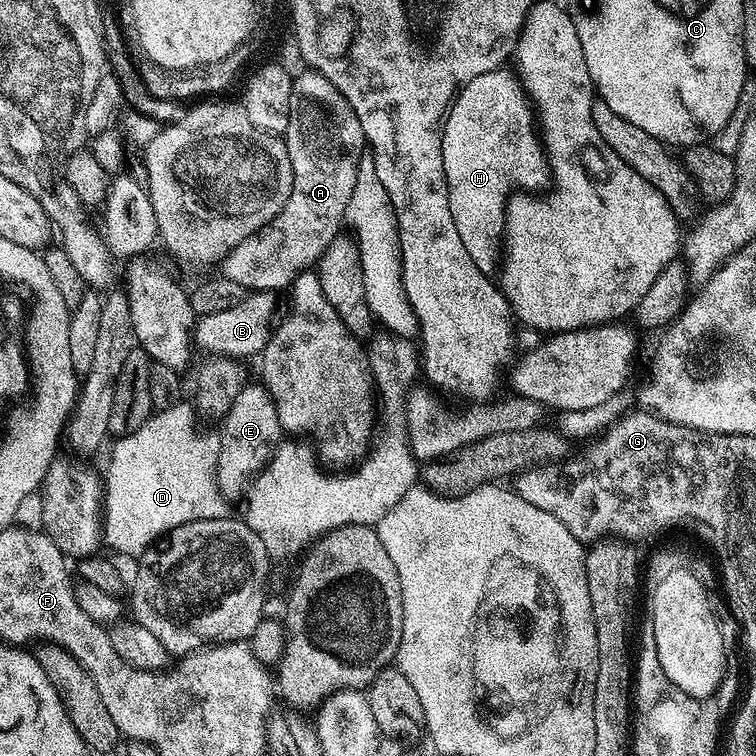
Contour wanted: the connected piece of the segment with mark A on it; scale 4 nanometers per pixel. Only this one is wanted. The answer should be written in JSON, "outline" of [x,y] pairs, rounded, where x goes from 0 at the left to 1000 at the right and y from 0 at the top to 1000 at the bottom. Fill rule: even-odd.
{"outline":[[[401,93],[402,95],[392,95],[386,107],[386,123],[384,124],[384,161],[378,167],[378,172],[373,176],[373,184],[378,198],[384,204],[384,220],[386,221],[386,250],[384,251],[384,262],[378,262],[378,267],[373,272],[373,278],[368,278],[368,283],[358,294],[344,303],[339,311],[325,315],[310,328],[307,335],[294,347],[294,364],[304,368],[310,373],[315,373],[315,378],[320,378],[325,384],[335,386],[362,386],[369,388],[370,381],[380,382],[386,374],[393,361],[406,358],[413,351],[422,345],[429,337],[429,332],[437,327],[451,311],[450,300],[454,303],[458,296],[460,284],[460,269],[463,267],[463,257],[468,257],[468,246],[471,245],[471,216],[476,212],[479,202],[484,196],[484,187],[479,177],[479,167],[474,161],[474,156],[468,151],[468,146],[463,140],[463,135],[458,135],[458,130],[438,111],[437,107],[423,95],[411,93]]]}

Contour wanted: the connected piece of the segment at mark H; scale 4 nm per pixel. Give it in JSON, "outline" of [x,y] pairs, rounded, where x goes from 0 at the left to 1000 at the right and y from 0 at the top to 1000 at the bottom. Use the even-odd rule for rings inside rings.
{"outline":[[[663,87],[643,98],[632,98],[632,103],[616,108],[598,134],[598,142],[593,144],[582,172],[585,225],[590,225],[595,288],[601,288],[601,299],[606,303],[606,315],[611,315],[611,325],[616,325],[622,341],[627,341],[627,352],[632,352],[632,357],[638,357],[638,362],[644,365],[651,365],[664,349],[675,261],[687,254],[704,257],[708,255],[708,249],[720,249],[724,243],[726,247],[728,243],[725,202],[720,200],[705,139],[698,123],[693,120],[687,99],[673,90]]]}

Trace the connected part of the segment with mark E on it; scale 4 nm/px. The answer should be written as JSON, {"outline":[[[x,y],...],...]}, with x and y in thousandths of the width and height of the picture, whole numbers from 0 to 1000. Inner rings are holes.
{"outline":[[[324,507],[323,513],[310,526],[304,542],[294,552],[291,573],[291,615],[287,631],[298,652],[306,653],[312,640],[327,642],[332,627],[344,624],[345,619],[358,607],[361,598],[373,582],[373,567],[368,558],[365,533],[348,507]]]}

